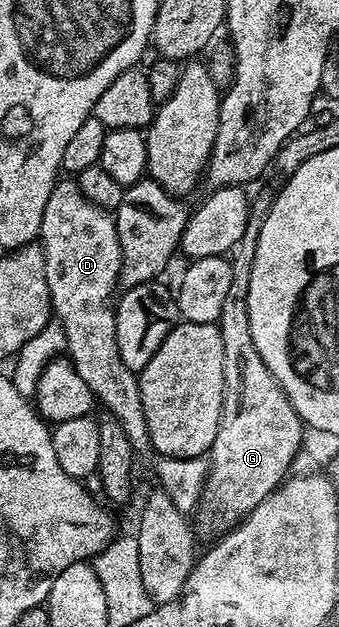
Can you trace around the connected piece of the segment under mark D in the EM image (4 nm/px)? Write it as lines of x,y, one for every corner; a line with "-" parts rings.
59,179
52,194
48,194
48,206
44,206
40,243
46,255
52,312
66,335
65,355
76,374
84,378
88,390
94,392
95,401
101,407
103,404
112,419
124,426
124,434
128,434
134,453
149,453
150,435
144,418
144,402
140,402
138,377
124,366
124,358
120,358
120,346
116,342
112,301
120,288
122,247
113,215
96,206
96,202
88,202
77,179

